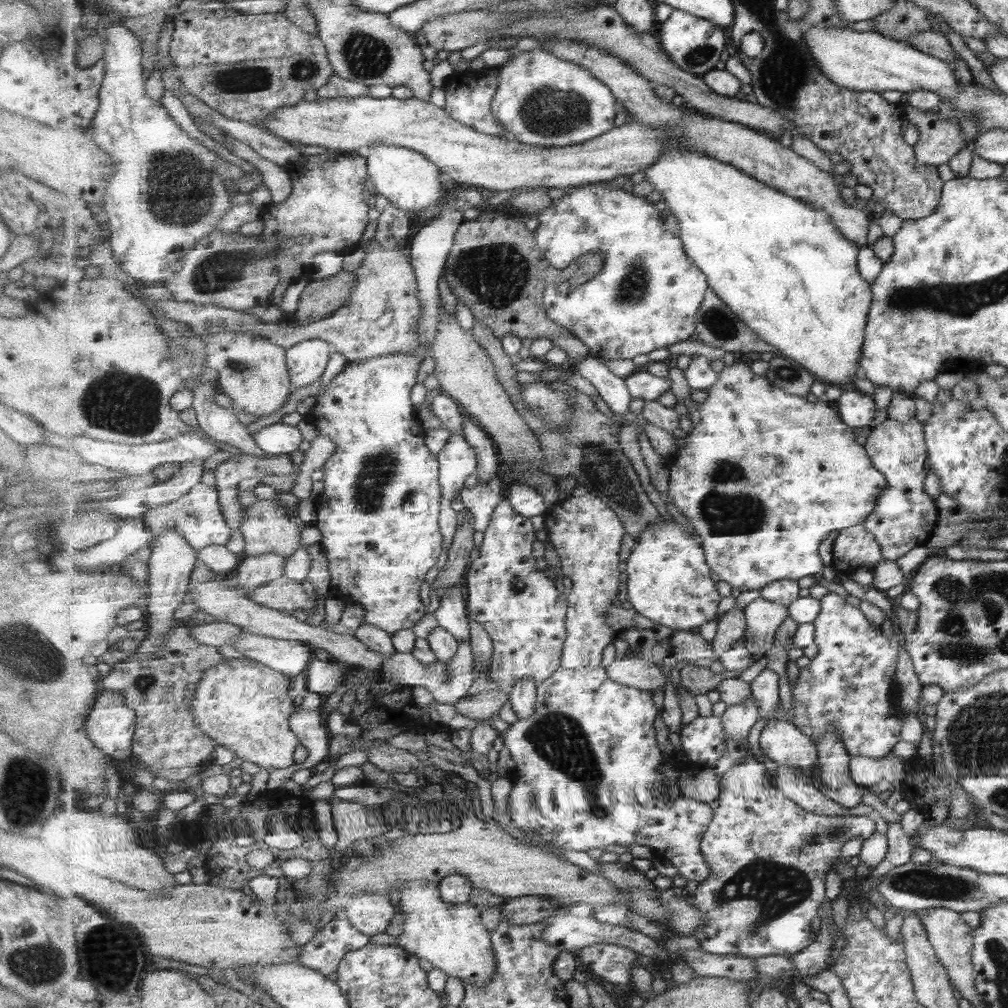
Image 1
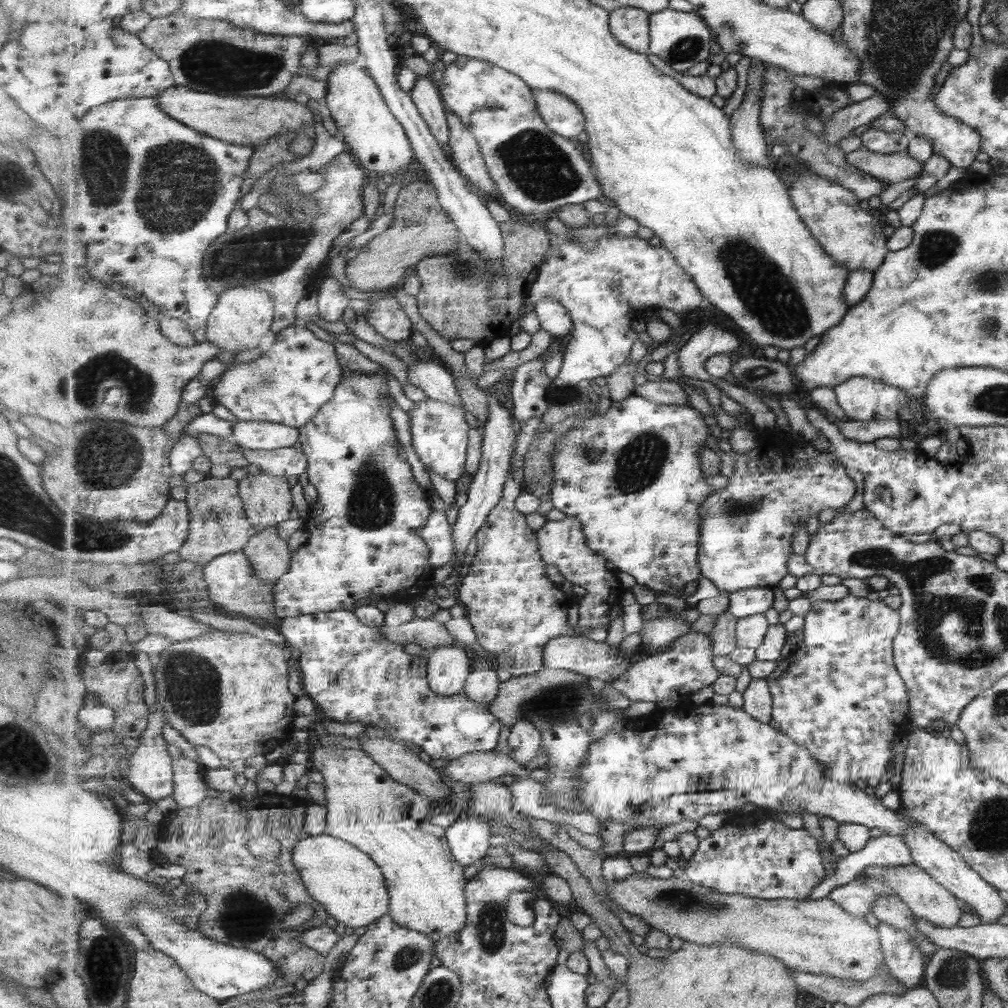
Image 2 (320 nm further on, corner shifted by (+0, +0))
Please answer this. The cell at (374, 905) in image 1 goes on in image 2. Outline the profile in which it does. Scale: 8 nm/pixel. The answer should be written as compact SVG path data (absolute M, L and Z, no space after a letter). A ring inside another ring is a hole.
M327 833L307 836L295 845L293 864L309 894L325 907L332 922L353 928L369 927L390 914L390 894L384 872L369 853L354 844Z

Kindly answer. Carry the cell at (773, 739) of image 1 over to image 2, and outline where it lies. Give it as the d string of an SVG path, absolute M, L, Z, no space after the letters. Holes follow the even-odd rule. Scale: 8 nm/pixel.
M765 678L752 679L743 693L743 709L757 720L773 723L773 697Z

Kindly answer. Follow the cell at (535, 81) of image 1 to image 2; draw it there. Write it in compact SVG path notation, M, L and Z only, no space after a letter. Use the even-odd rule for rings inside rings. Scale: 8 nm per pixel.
M534 90L538 111L559 136L575 140L585 130L585 115L579 104L557 91Z

